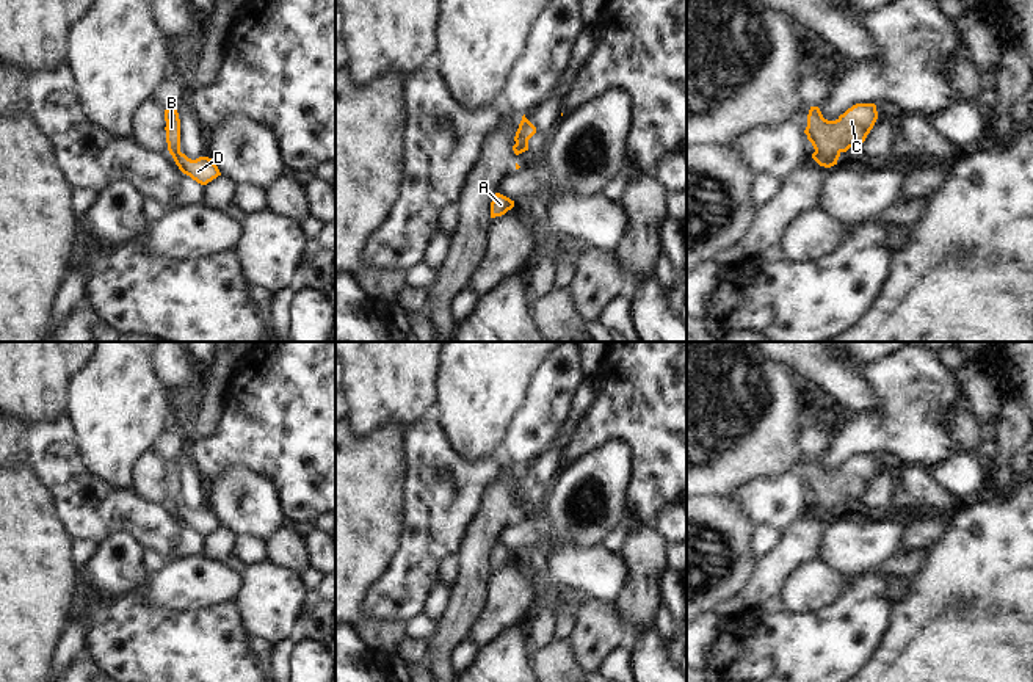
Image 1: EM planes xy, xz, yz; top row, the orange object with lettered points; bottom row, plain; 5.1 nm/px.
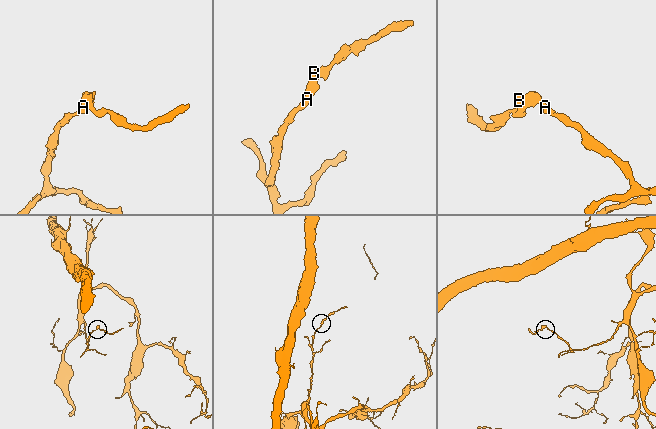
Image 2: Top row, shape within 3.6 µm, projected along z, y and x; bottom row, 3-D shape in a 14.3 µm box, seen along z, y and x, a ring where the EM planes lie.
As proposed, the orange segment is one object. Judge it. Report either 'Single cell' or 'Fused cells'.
Single cell.

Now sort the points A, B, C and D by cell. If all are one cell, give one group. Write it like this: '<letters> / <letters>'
A B C D

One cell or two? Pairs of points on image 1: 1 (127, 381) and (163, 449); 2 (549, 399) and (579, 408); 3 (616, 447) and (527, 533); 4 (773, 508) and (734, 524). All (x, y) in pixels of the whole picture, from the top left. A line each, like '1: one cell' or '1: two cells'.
1: two cells
2: two cells
3: one cell
4: two cells

